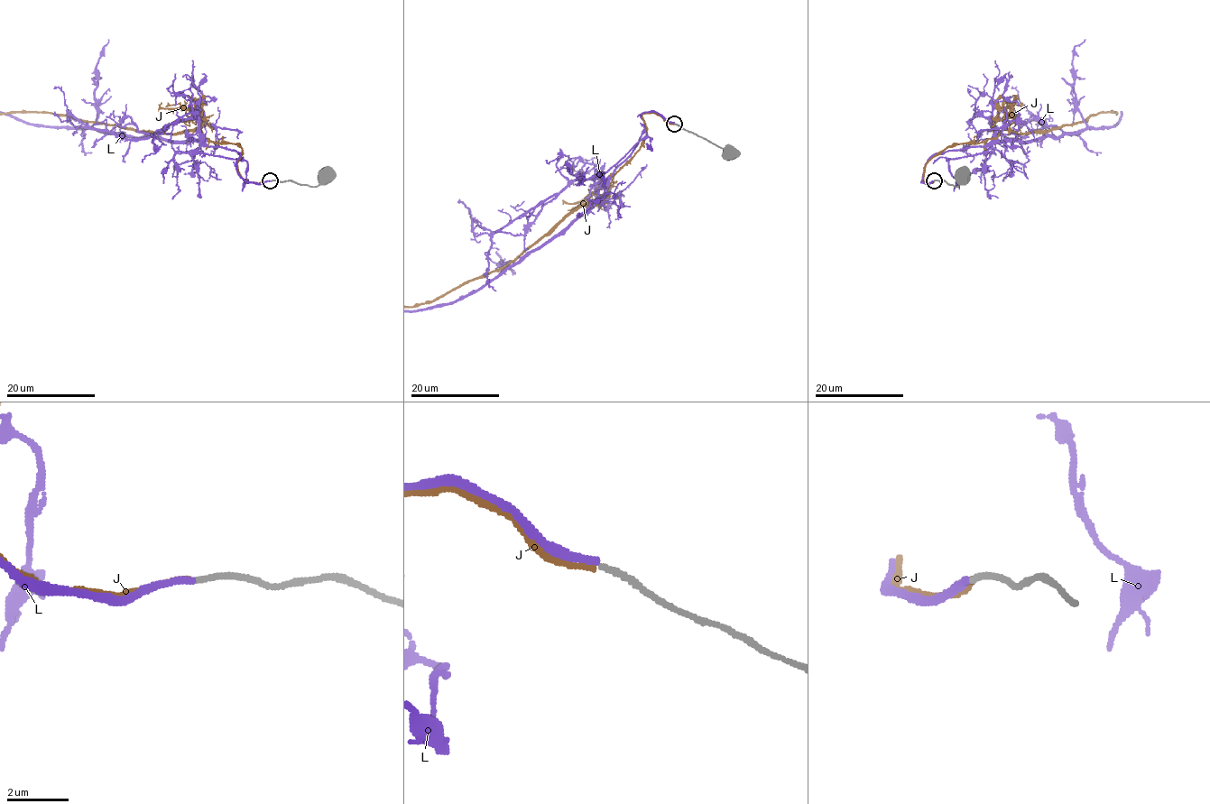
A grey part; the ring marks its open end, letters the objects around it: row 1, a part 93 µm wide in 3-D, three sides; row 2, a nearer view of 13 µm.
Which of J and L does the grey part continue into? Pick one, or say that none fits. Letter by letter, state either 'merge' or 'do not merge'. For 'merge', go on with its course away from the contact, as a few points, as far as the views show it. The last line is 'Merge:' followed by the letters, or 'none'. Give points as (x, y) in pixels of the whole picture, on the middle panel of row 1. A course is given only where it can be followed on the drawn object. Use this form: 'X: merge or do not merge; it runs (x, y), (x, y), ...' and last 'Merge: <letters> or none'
J: merge; it runs (674, 124), (641, 115), (643, 143), (604, 193), (568, 212), (503, 267), (434, 300)
L: do not merge
Merge: J

